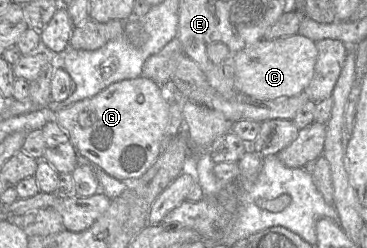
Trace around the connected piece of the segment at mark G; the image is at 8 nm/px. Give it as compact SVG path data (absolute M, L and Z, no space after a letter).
M138 77L114 83L94 97L56 109L55 121L68 134L78 155L90 161L95 169L129 182L140 179L166 145L169 103L159 85Z

